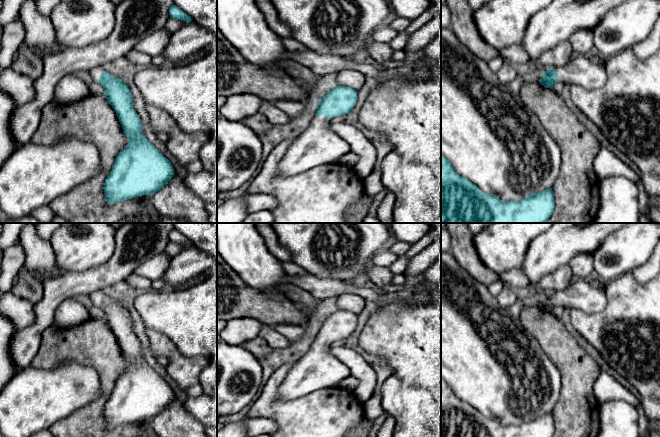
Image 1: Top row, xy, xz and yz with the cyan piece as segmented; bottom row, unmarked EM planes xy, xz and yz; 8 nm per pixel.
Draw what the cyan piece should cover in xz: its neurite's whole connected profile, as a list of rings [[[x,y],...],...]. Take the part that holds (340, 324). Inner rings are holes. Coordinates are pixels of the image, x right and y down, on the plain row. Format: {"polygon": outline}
{"polygon": [[[335,310],[319,325],[315,341],[303,357],[295,361],[278,389],[278,399],[295,400],[322,388],[337,386],[350,376],[349,369],[330,352],[330,343],[349,337],[357,326],[357,315],[345,310]]]}

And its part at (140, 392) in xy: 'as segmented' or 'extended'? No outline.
extended

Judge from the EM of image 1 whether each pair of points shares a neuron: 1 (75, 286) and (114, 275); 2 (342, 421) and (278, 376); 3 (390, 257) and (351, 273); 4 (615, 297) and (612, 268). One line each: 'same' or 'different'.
1: same
2: same
3: different
4: different

